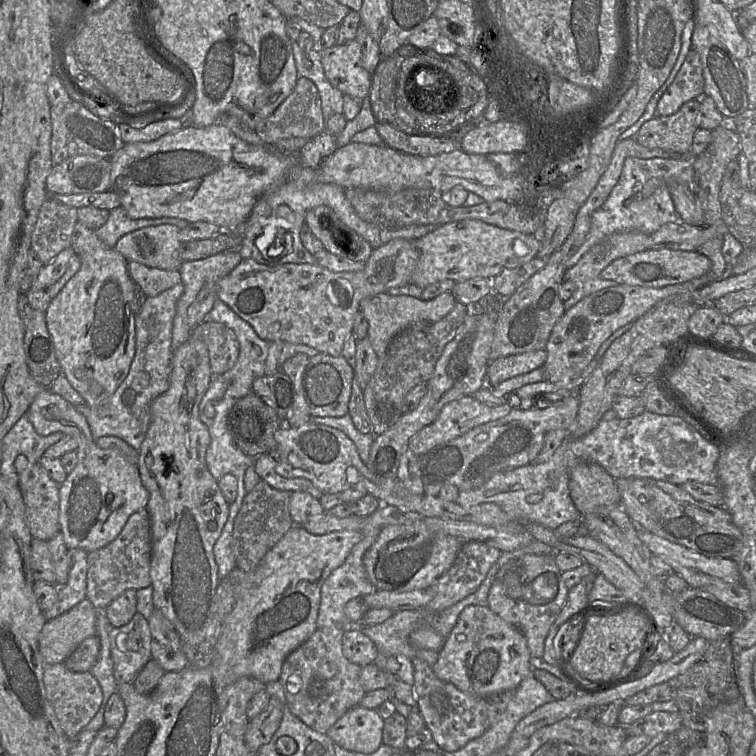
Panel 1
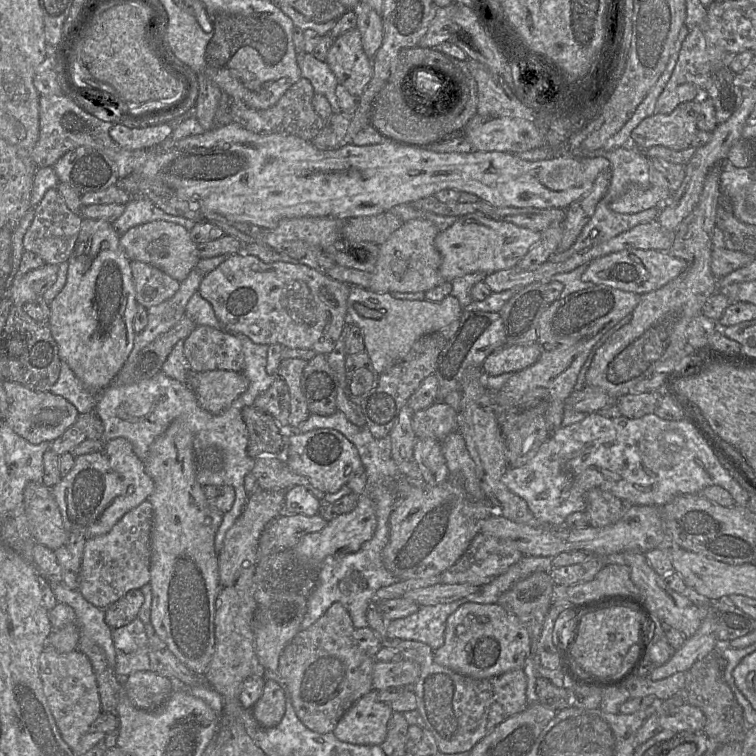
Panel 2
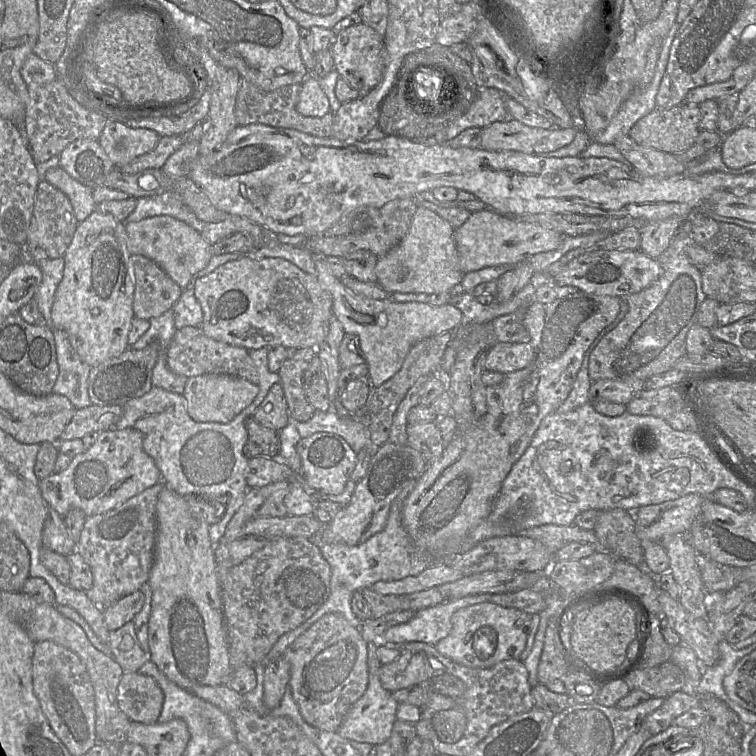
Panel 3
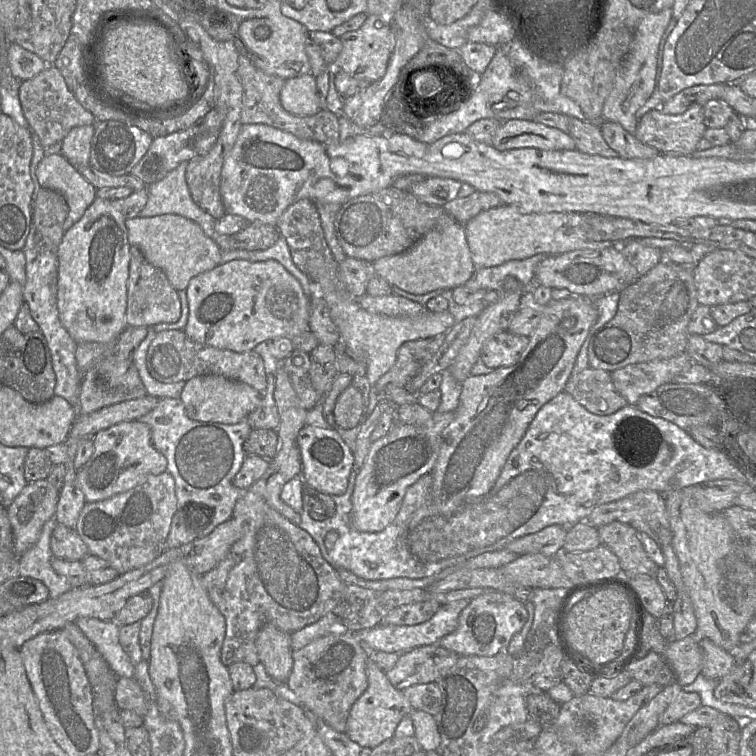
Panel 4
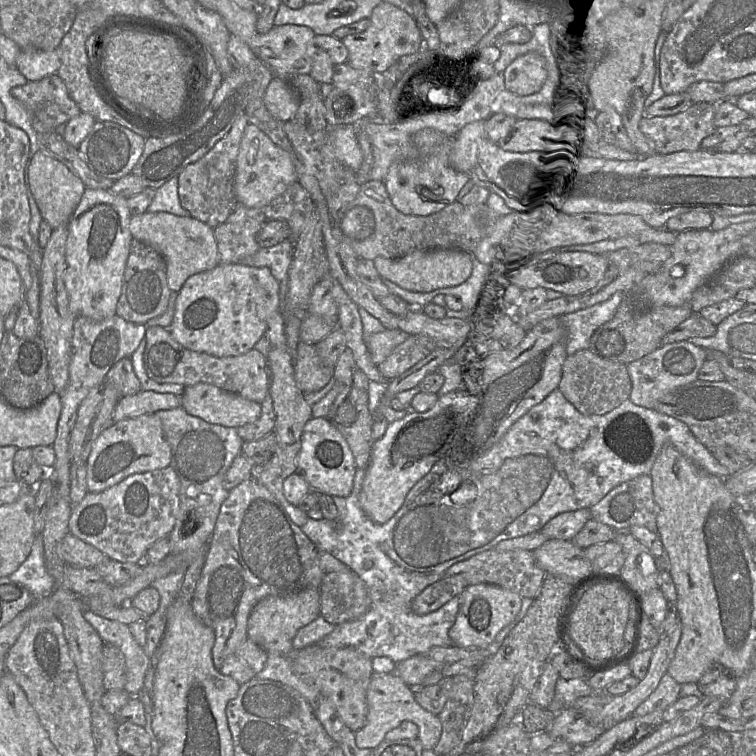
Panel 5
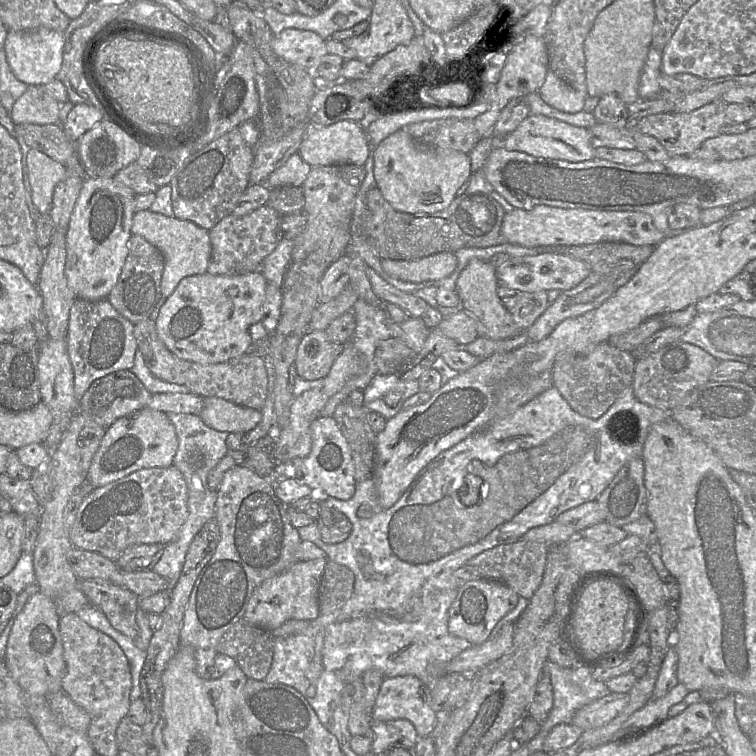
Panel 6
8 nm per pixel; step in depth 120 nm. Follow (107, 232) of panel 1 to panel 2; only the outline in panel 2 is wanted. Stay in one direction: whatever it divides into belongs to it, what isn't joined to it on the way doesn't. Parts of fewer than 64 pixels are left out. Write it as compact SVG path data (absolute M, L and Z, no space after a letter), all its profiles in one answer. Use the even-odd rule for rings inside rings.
M132 197L126 204L124 213L112 225L121 236L134 226L156 220L179 224L188 231L196 224L193 220L165 213L148 198Z

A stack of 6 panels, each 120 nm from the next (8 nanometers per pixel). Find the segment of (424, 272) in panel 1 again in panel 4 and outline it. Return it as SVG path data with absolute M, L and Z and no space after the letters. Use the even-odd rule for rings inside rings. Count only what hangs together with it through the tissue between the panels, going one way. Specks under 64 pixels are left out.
M505 204L482 210L464 224L475 271L536 254L557 255L585 249L589 240L583 234L583 217L585 212L525 213Z

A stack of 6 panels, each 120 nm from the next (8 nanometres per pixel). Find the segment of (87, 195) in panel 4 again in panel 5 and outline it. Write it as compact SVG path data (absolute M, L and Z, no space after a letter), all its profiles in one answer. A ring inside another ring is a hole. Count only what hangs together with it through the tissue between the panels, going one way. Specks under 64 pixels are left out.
M42 150L37 151L31 160L29 180L31 192L43 220L47 221L53 229L63 224L69 224L86 190L83 181L65 164Z

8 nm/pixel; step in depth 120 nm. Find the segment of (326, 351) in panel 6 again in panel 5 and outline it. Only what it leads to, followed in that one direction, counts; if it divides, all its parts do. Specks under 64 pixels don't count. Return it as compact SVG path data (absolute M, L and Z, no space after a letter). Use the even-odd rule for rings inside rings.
M300 341L297 347L294 375L297 387L303 393L312 393L328 384L333 377L333 368L323 364L315 345Z

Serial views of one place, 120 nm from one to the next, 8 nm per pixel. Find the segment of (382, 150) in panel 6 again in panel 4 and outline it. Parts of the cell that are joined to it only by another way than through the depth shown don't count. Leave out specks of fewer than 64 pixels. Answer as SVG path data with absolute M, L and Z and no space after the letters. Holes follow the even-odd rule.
M425 177L422 181L413 184L409 192L420 202L432 206L443 206L456 199L462 182L442 177Z

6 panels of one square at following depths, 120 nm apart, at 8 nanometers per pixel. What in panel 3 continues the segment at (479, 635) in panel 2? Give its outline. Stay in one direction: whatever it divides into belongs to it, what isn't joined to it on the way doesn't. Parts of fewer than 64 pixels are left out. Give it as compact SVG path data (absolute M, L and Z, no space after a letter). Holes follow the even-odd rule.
M484 602L463 608L452 616L450 634L436 644L441 655L471 668L489 668L509 659L520 659L532 629L532 616L517 608Z

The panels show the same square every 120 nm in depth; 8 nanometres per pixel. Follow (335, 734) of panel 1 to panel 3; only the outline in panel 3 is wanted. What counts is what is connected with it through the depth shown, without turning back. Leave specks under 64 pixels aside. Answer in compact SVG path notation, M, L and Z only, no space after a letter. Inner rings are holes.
M368 643L368 672L369 682L365 693L352 705L339 726L338 734L349 740L368 743L373 746L388 740L391 735L398 709L398 702L392 697L391 692L386 690L380 681L379 671L381 663L376 655L377 645Z

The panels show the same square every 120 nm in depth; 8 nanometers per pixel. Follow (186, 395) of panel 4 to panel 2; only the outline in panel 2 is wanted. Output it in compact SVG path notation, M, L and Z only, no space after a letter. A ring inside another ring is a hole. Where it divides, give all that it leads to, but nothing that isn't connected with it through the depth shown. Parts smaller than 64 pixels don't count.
M211 370L189 376L188 386L194 391L200 407L211 414L217 415L226 410L235 399L248 389L249 380L242 372Z

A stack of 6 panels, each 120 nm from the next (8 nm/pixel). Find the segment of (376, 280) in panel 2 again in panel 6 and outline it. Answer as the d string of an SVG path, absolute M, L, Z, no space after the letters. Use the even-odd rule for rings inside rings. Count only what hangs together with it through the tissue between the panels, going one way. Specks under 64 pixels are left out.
M440 252L417 260L382 259L383 270L408 282L439 280L452 274L457 266L453 252Z

